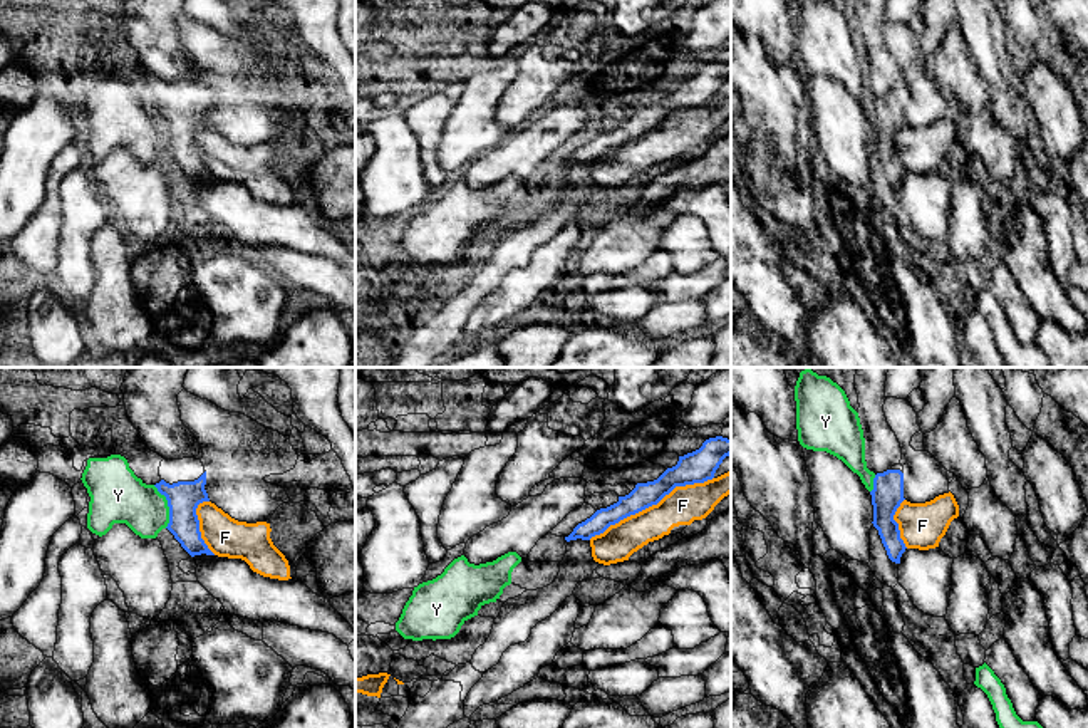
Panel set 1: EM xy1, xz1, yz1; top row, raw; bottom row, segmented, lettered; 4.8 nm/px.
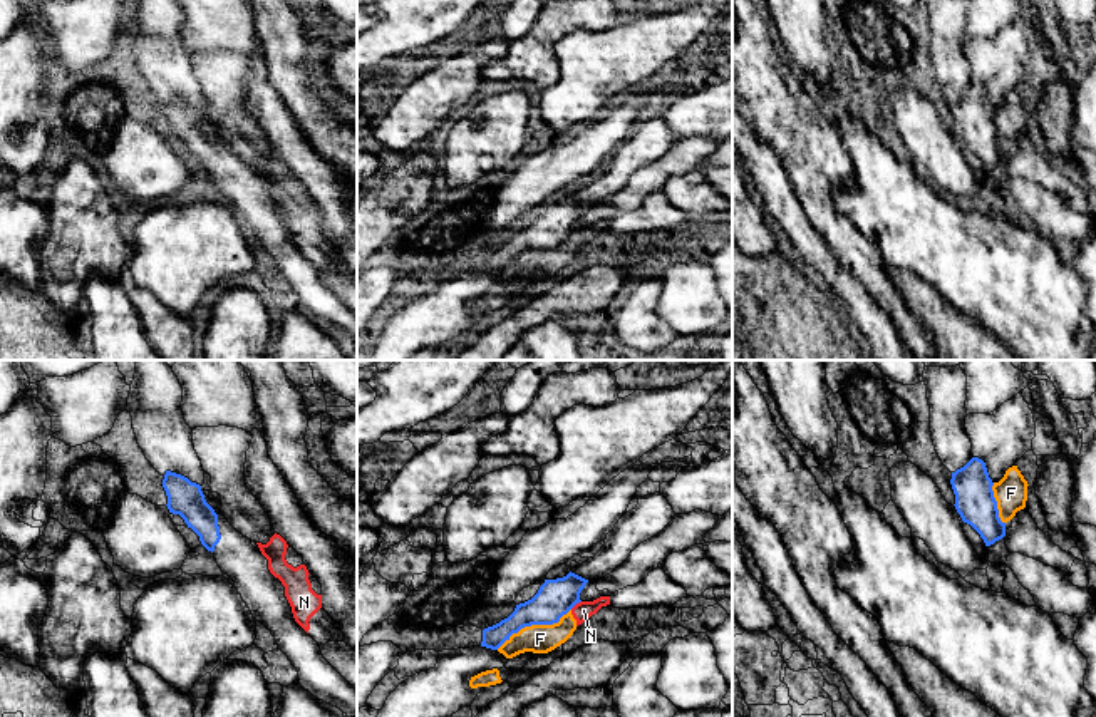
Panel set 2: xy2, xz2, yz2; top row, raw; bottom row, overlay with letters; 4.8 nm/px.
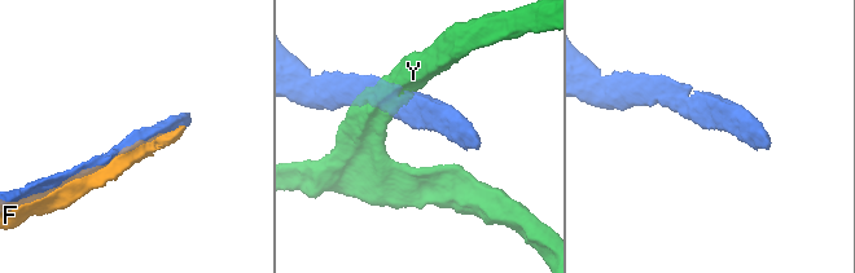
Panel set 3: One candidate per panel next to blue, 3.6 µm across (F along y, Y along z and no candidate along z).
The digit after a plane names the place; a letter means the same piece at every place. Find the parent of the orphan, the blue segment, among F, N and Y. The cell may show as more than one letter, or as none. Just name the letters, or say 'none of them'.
none of them

